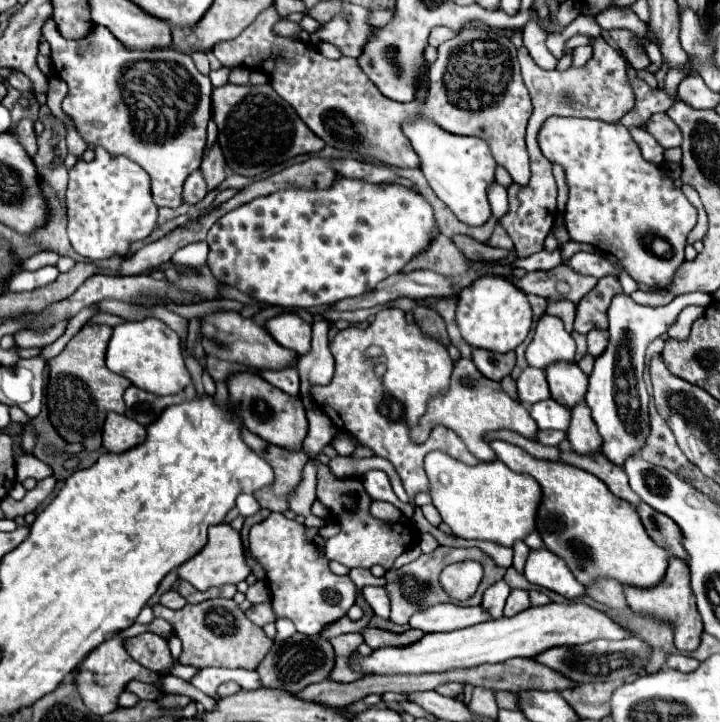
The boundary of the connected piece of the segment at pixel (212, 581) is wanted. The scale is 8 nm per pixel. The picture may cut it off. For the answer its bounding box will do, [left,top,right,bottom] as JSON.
[176,524,250,590]

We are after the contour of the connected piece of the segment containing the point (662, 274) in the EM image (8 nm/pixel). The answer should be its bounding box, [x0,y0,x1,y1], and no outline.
[538,116,696,290]

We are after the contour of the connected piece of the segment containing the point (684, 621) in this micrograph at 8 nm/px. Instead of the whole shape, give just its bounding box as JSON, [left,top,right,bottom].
[624,558,702,652]

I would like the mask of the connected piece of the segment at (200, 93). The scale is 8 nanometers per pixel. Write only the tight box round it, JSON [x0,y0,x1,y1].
[42,20,210,208]

